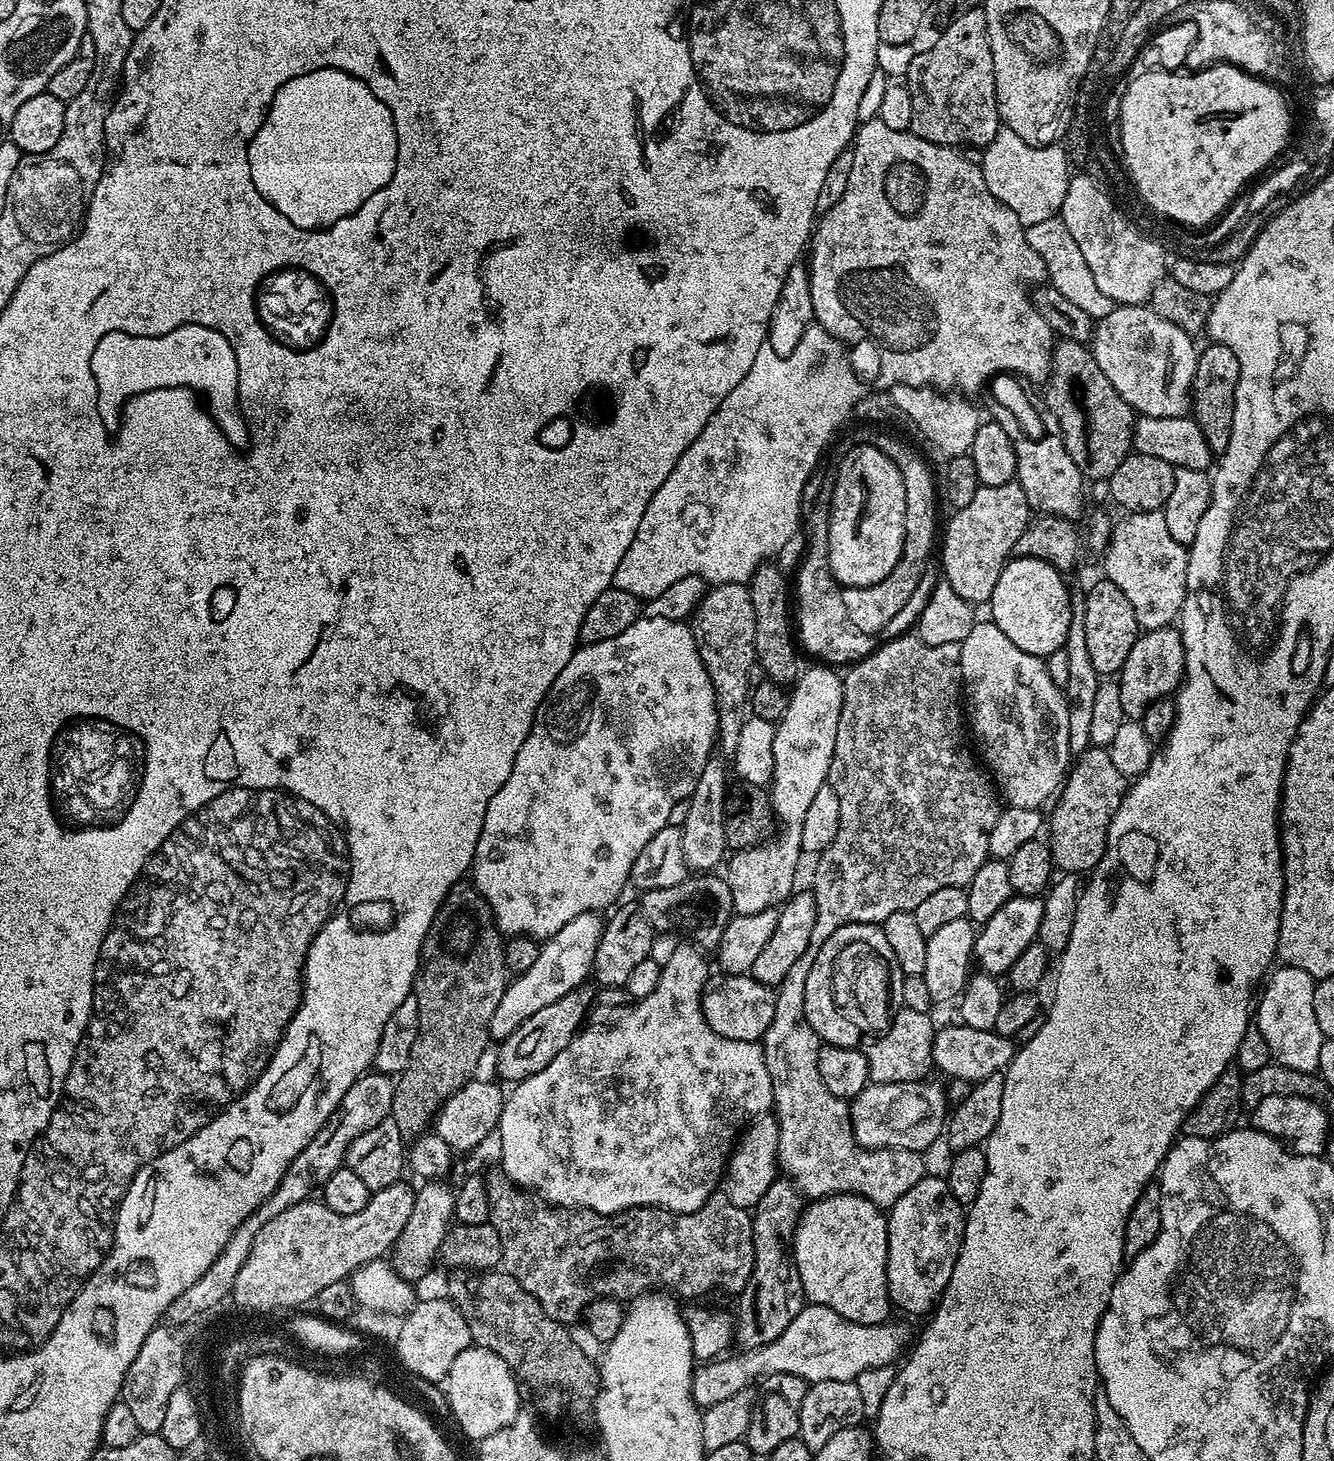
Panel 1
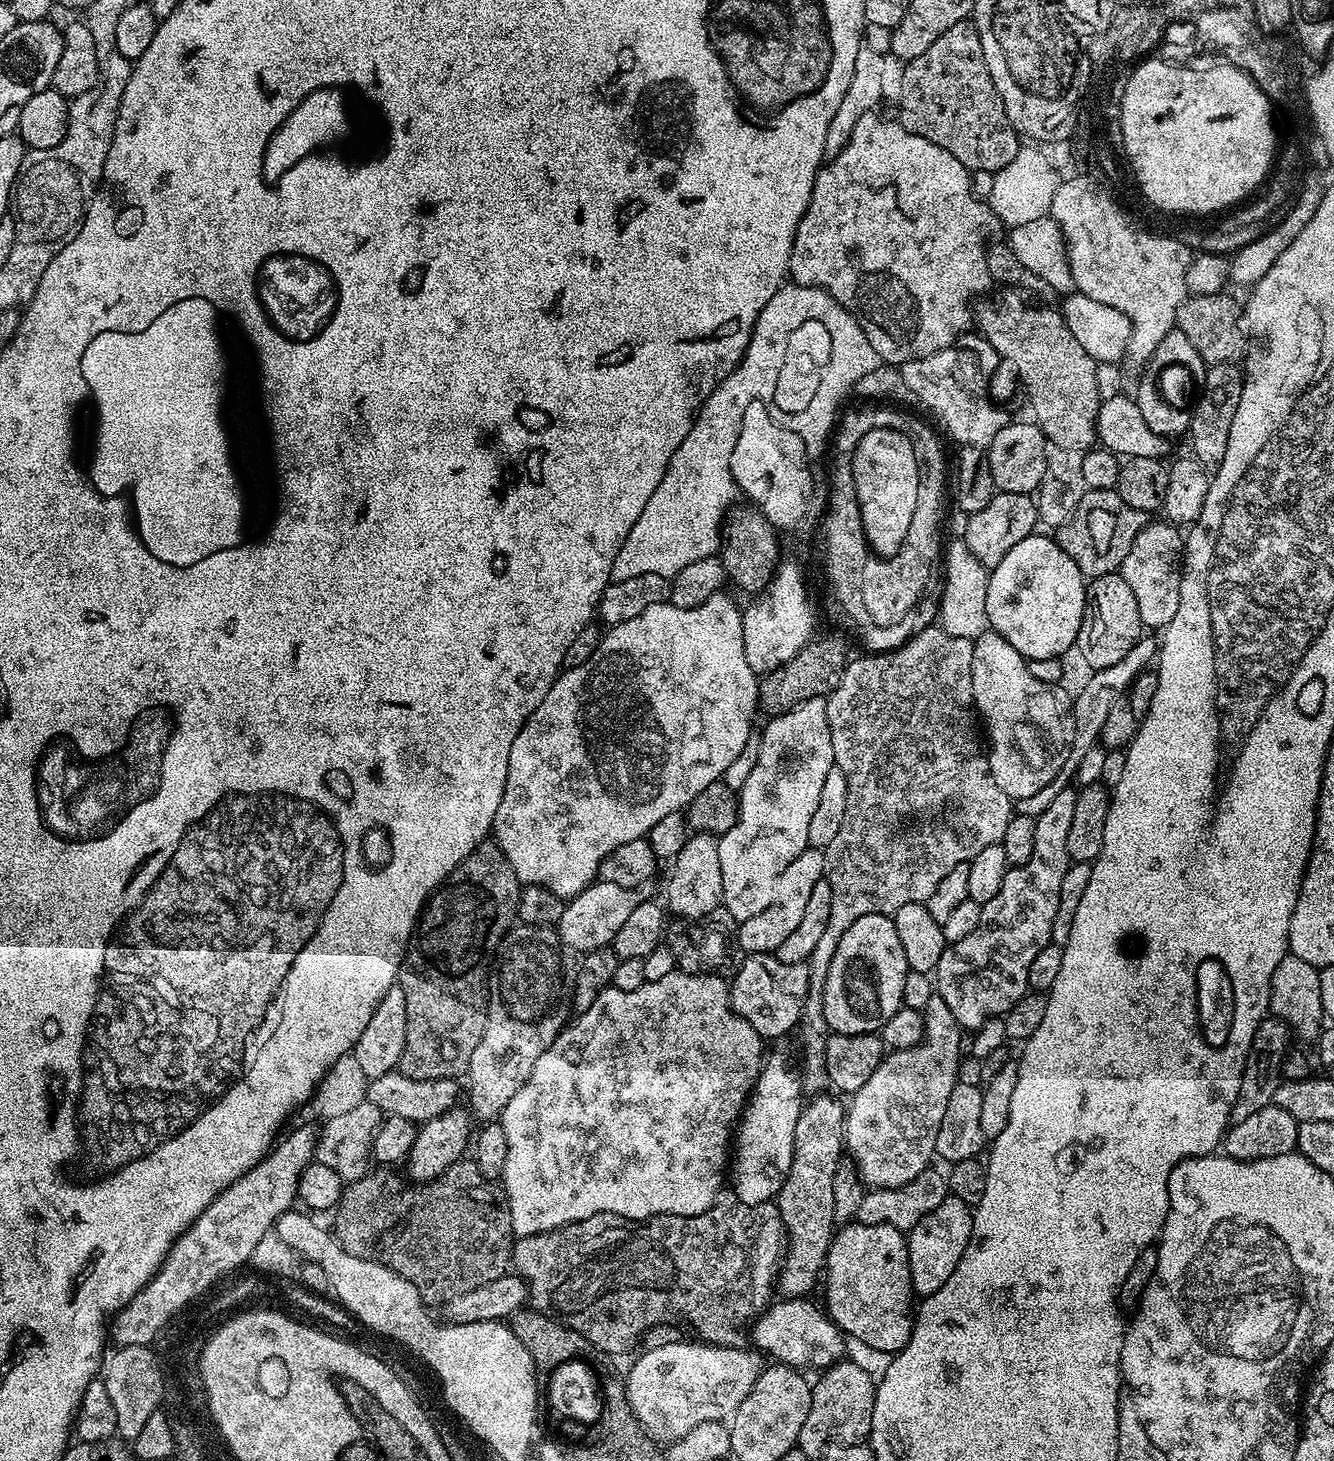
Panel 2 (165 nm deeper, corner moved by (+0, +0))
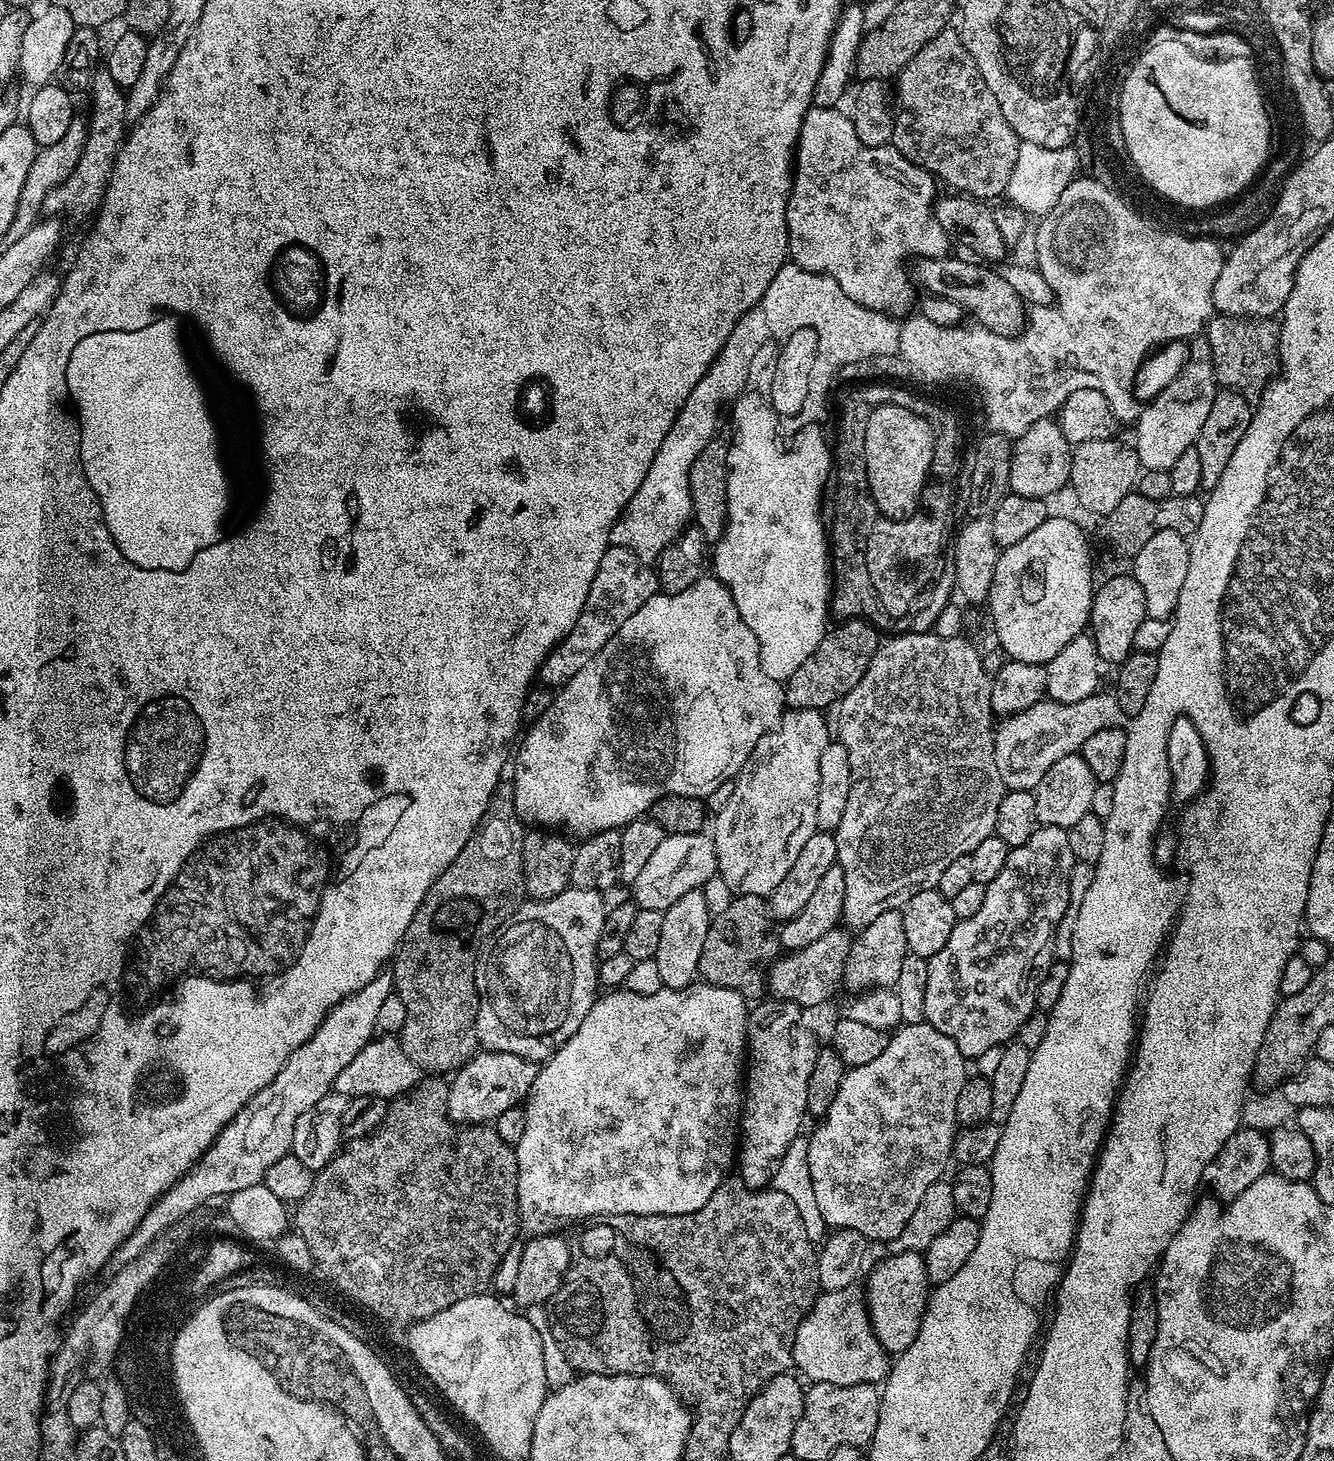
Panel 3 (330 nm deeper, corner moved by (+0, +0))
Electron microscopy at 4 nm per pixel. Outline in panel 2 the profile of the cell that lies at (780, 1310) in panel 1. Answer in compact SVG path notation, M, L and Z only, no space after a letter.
M813 1095L812 1101L809 1104L807 1101L801 1107L798 1126L794 1126L794 1158L790 1162L790 1174L786 1174L786 1182L780 1187L780 1193L774 1201L784 1223L786 1237L786 1251L782 1256L782 1267L775 1287L781 1297L789 1300L807 1297L815 1284L817 1287L824 1265L828 1263L832 1237L838 1228L834 1214L834 1174L846 1152L846 1104L839 1095L828 1095Z

